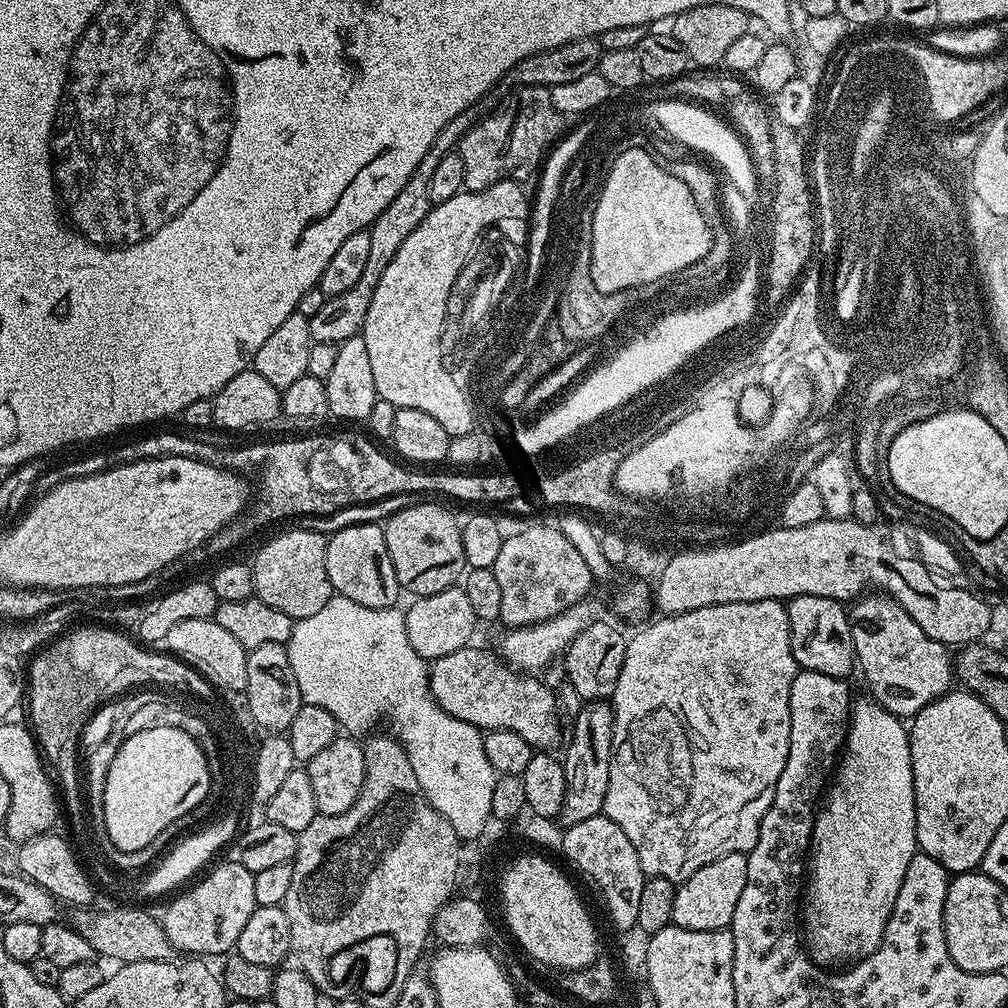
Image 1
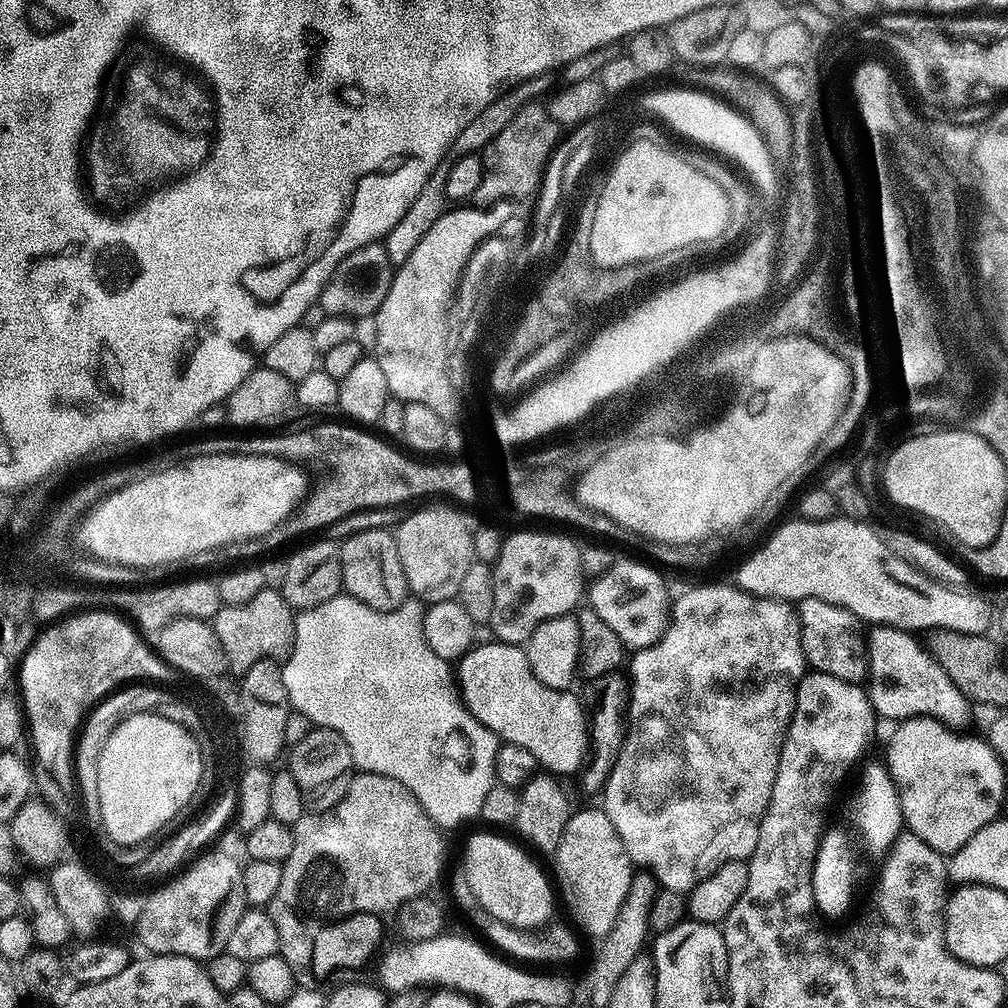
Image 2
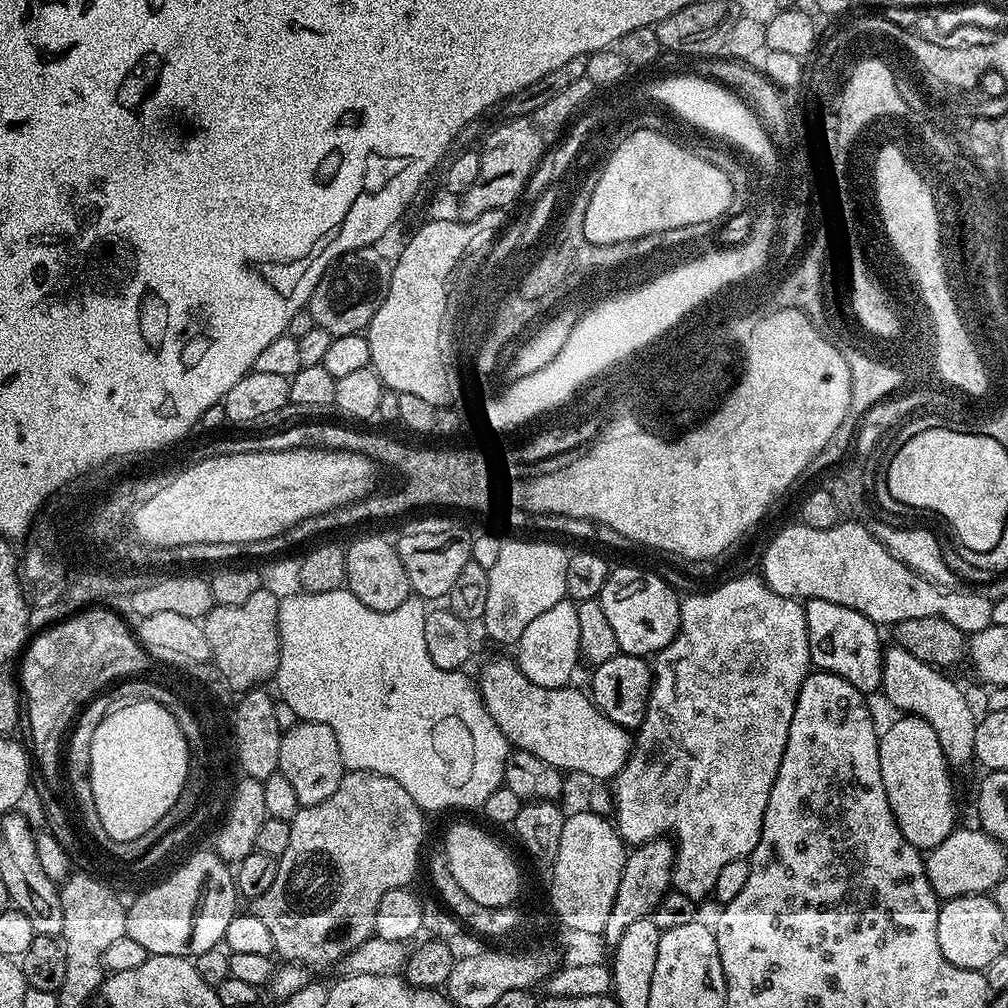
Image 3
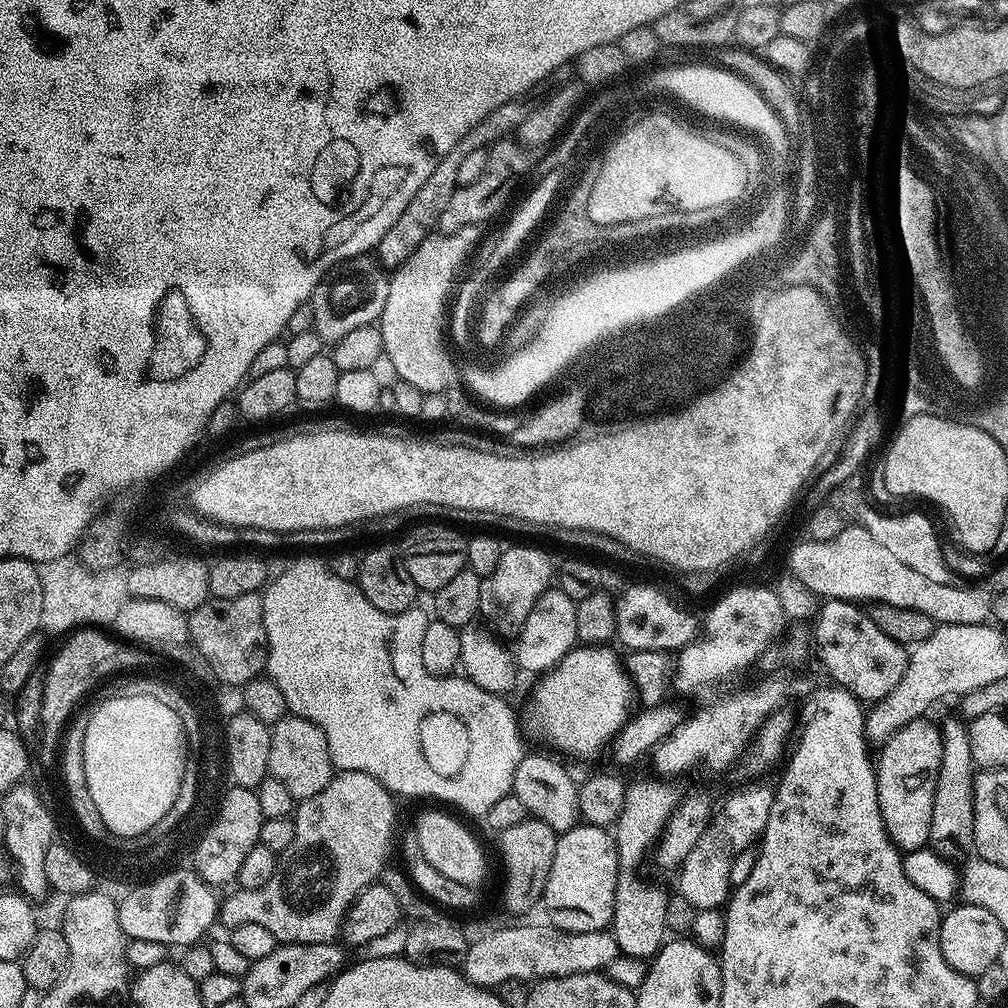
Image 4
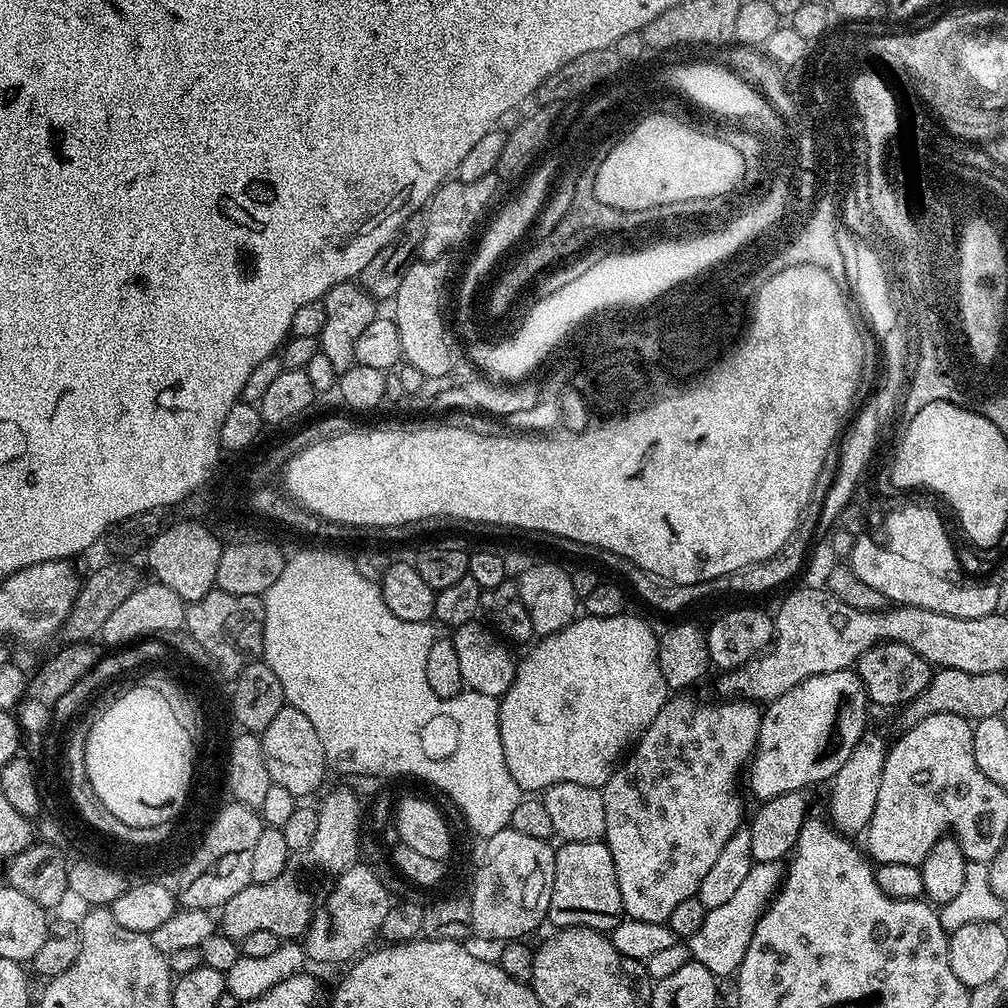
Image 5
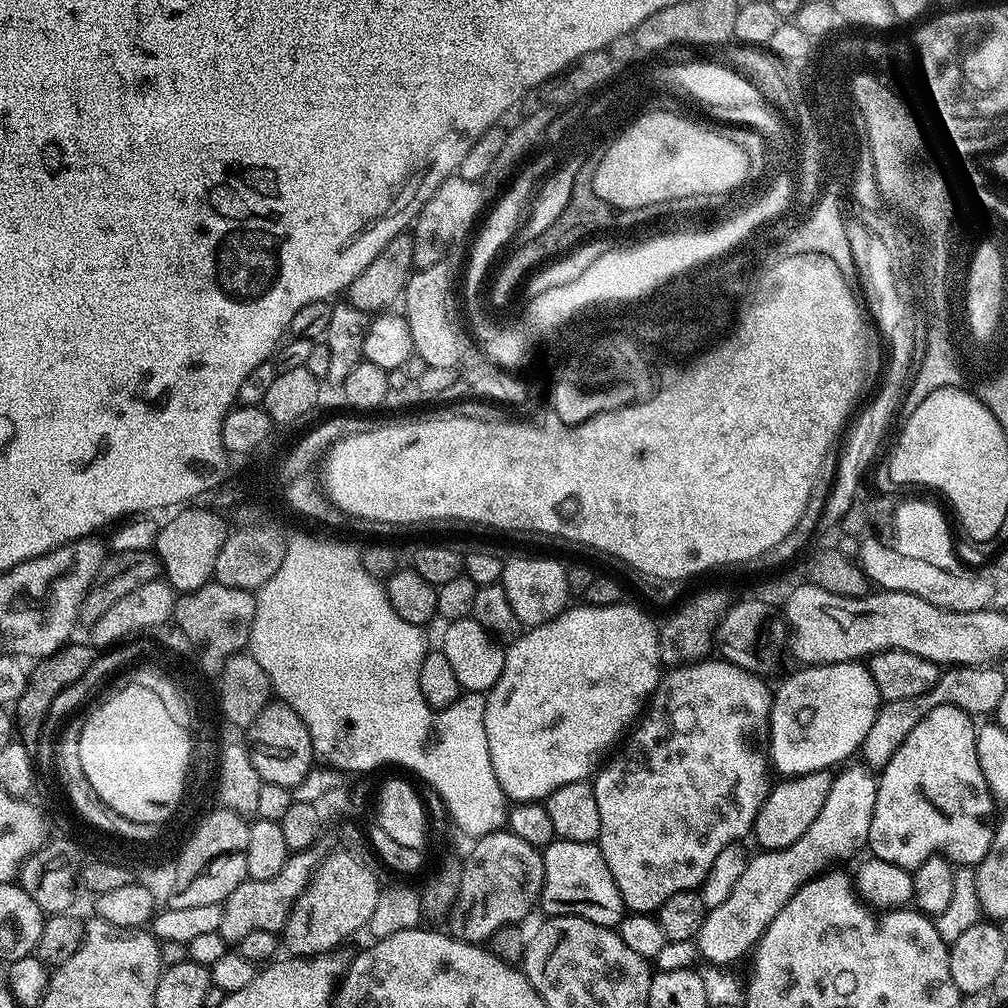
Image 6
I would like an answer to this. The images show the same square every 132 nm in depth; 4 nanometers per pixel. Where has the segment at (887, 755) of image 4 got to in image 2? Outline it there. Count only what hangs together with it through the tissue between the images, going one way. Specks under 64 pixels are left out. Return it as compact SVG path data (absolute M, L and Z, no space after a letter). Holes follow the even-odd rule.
M915 716L914 718L910 718L909 720L901 720L899 723L895 725L896 728L892 732L892 737L888 740L888 760L886 759L886 767L888 773L892 775L892 781L896 784L896 787L900 790L900 809L902 810L902 814L904 815L904 822L907 828L907 831L914 833L918 838L922 838L922 842L926 842L926 846L930 846L934 849L935 852L939 852L941 856L947 858L952 855L952 853L959 850L962 846L966 846L966 842L970 842L970 838L974 838L974 834L978 834L978 830L982 830L982 826L986 826L990 823L991 820L997 819L1001 815L1000 807L1004 804L1004 772L1006 772L1006 765L1000 761L998 758L998 754L994 754L994 750L987 742L987 739L981 738L980 740L976 736L964 736L968 734L961 734L957 729L948 728L944 725L940 720L932 720L929 716Z

